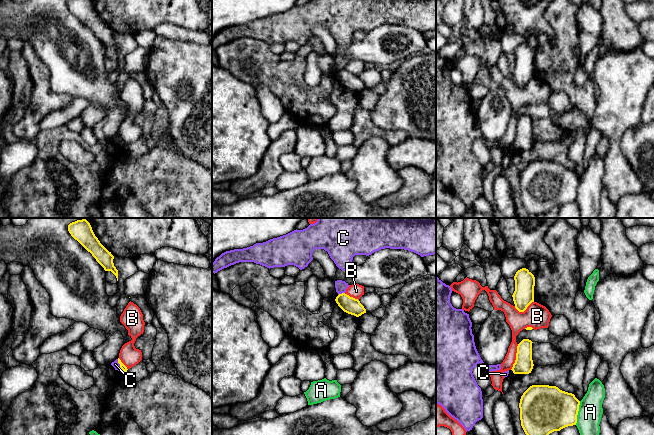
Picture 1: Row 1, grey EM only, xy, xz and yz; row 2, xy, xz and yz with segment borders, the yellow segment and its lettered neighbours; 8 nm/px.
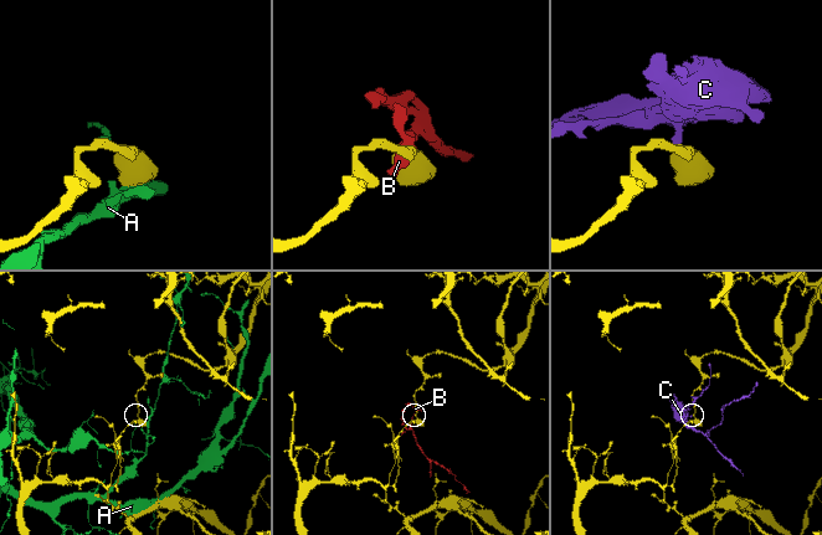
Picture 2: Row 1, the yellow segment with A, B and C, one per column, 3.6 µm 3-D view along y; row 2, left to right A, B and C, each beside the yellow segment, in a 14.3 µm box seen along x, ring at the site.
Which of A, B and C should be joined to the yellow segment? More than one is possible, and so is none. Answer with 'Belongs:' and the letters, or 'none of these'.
Belongs: none of these

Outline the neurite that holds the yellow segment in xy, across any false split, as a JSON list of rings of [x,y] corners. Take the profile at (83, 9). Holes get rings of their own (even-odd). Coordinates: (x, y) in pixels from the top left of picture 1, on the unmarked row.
[[[69,0],[68,7],[77,16],[105,47],[111,47],[118,57],[118,46],[114,42],[114,32],[109,28],[95,12],[90,0]]]

